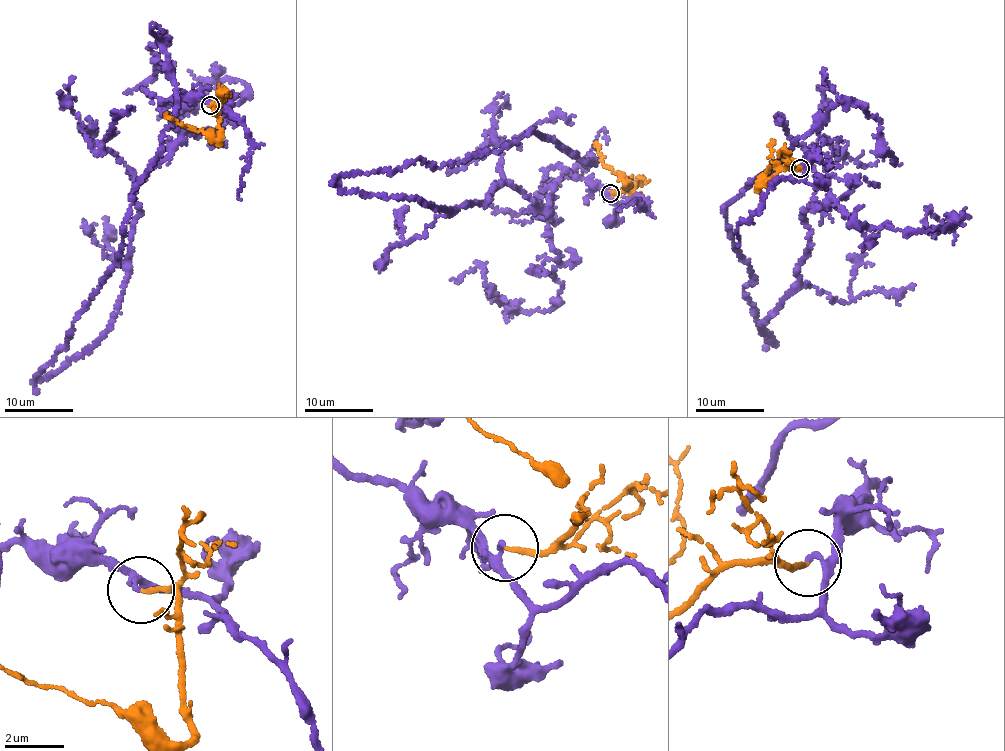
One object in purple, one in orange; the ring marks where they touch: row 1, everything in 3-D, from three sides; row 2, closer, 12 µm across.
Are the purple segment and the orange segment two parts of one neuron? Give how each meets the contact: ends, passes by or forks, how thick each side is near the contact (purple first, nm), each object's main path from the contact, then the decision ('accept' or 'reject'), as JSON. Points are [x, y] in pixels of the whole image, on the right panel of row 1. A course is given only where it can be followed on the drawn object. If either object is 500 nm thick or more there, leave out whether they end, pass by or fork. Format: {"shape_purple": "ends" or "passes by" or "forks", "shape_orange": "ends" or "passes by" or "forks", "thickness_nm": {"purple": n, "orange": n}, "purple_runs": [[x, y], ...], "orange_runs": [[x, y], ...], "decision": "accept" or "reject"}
{"shape_purple": "passes by", "shape_orange": "ends", "thickness_nm": {"purple": 160, "orange": 140}, "purple_runs": [[800, 168], [824, 154], [830, 200], [803, 213], [771, 340], [724, 206], [843, 102], [879, 120], [894, 161]], "orange_runs": [[800, 168], [783, 169], [759, 186], [773, 163], [773, 140]], "decision": "reject"}

